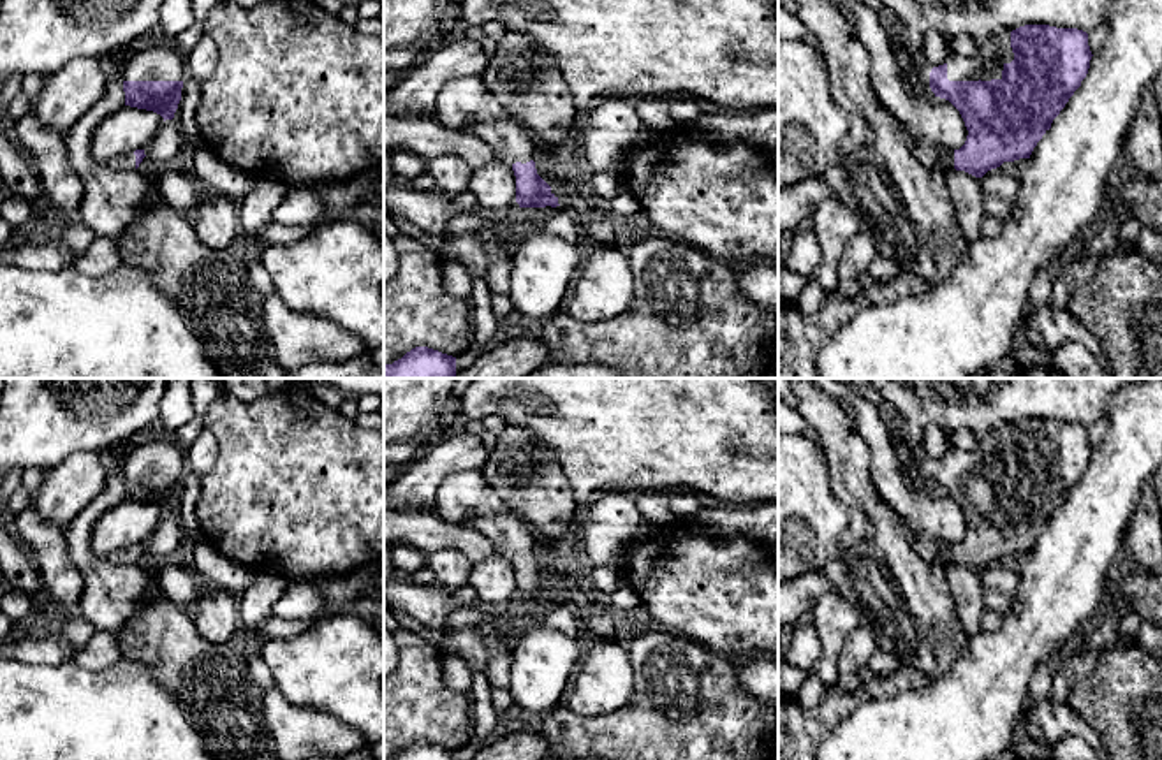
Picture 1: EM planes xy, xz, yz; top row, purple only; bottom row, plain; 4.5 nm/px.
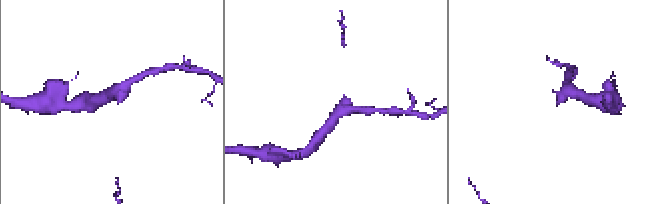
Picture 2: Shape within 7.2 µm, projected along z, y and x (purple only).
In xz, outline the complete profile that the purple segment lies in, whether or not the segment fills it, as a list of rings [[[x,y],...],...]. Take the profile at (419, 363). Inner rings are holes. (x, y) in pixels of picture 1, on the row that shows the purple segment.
[[[416,347],[384,366],[384,378],[454,378],[456,357],[428,347]]]

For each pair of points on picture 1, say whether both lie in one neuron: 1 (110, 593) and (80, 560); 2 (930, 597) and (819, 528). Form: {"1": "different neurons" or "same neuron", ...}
{"1": "same neuron", "2": "different neurons"}

